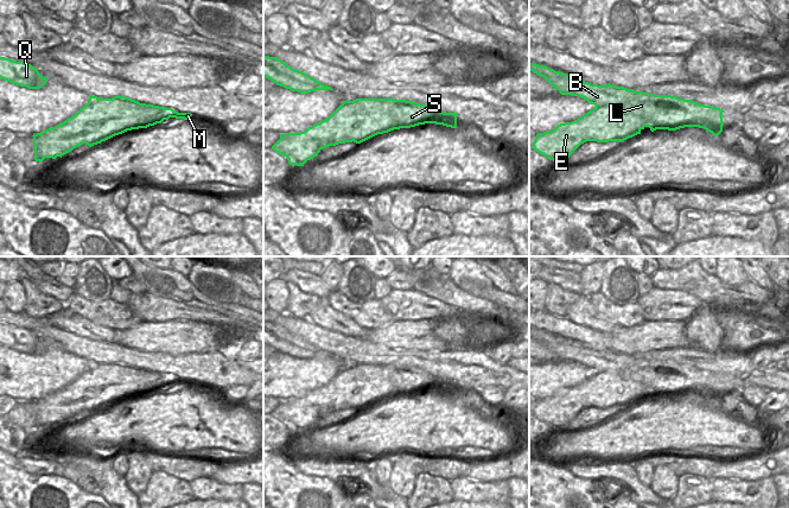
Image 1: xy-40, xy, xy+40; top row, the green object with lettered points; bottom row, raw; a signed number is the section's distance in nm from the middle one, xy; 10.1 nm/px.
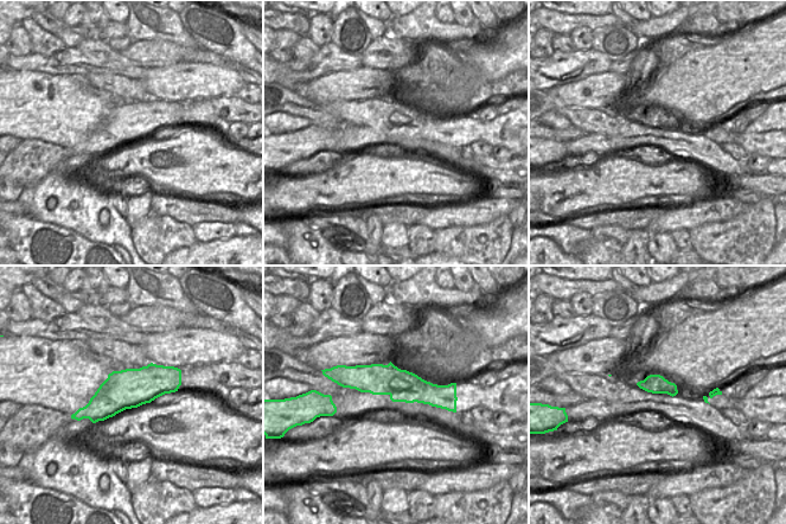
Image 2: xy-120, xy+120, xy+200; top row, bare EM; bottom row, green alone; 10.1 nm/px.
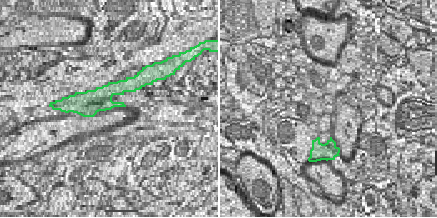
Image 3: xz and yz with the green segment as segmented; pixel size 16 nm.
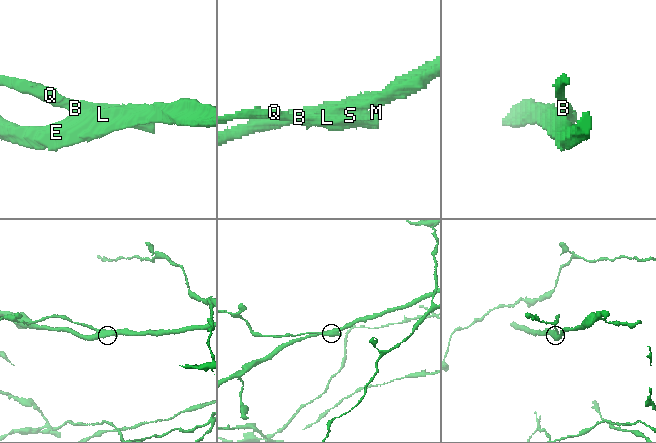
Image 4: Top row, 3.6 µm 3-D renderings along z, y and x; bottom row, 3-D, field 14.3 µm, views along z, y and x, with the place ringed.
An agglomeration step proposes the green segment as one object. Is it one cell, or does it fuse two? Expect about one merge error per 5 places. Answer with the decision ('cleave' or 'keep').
cleave

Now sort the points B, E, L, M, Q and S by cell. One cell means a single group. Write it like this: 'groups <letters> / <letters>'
groups B L M Q / E S

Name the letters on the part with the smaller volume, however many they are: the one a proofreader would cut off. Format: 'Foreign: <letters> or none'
Foreign: B, L, M, Q

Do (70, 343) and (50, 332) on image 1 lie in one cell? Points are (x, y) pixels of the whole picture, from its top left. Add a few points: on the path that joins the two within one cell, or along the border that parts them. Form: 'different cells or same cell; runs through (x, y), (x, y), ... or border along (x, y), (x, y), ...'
same cell; runs through (65, 340), (55, 335)

